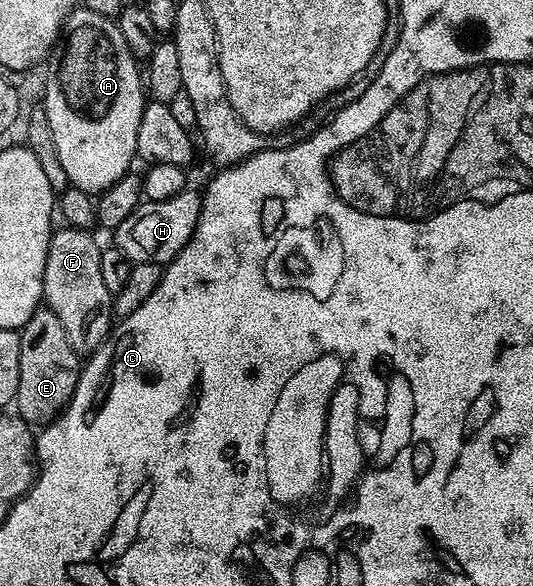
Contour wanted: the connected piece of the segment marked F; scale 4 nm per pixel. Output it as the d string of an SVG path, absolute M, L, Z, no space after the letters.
M64 225L64 230L56 229L49 240L49 252L45 256L45 272L43 273L43 296L46 307L57 313L61 324L65 325L66 338L74 349L87 354L98 349L100 343L110 334L111 318L113 319L113 294L105 288L105 280L101 280L101 246L95 243L93 233Z

